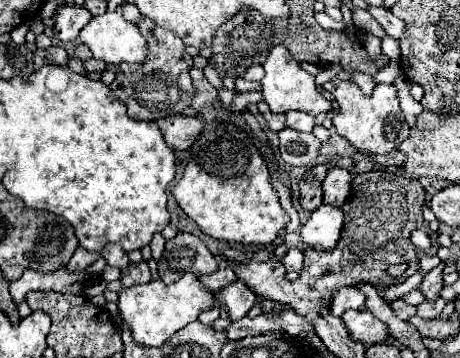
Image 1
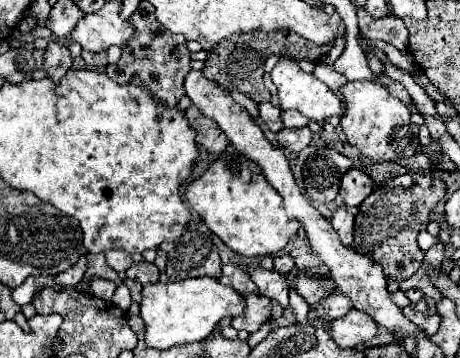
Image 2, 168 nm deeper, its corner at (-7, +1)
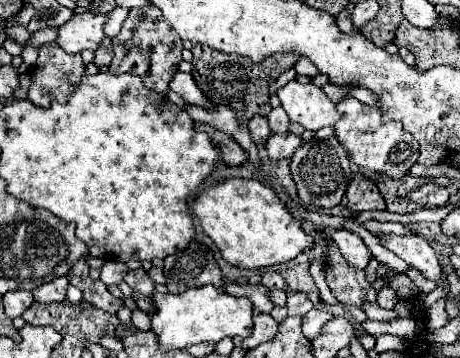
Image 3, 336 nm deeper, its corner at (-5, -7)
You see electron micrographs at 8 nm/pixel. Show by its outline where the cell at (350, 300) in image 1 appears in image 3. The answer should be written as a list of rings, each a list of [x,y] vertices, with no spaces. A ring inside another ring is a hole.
[[[313,308],[313,310],[309,310],[307,314],[305,314],[305,320],[303,320],[303,334],[309,334],[309,340],[313,340],[315,336],[319,336],[319,332],[321,332],[321,328],[323,328],[323,324],[327,322],[327,320],[331,320],[333,316],[329,314],[329,312],[325,312],[325,310],[317,310],[317,308]]]

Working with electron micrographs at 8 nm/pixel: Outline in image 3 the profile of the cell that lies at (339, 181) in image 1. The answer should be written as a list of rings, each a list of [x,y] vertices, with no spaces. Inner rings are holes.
[[[357,174],[347,188],[345,206],[355,214],[363,210],[385,210],[385,200],[373,180],[365,178],[363,174]]]

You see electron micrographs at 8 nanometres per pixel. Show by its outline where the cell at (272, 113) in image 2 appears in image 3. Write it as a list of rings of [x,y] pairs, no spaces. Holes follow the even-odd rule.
[[[253,116],[253,120],[249,120],[249,132],[251,132],[251,140],[261,146],[267,142],[267,138],[271,136],[271,130],[267,126],[267,120],[261,116]]]

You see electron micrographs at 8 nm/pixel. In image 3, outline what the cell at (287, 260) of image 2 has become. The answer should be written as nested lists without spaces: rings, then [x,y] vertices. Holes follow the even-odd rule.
[[[267,270],[267,272],[263,272],[261,284],[267,286],[267,288],[271,288],[271,290],[275,290],[275,288],[287,288],[285,278],[283,278],[279,272],[275,272],[275,270]]]

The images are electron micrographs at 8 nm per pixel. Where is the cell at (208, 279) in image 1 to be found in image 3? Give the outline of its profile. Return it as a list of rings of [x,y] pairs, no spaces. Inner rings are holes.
[[[225,284],[225,292],[235,294],[235,296],[245,296],[253,302],[253,306],[263,312],[269,314],[273,310],[273,302],[269,298],[269,288],[265,288],[263,284],[247,284],[247,286],[239,286],[239,284]]]

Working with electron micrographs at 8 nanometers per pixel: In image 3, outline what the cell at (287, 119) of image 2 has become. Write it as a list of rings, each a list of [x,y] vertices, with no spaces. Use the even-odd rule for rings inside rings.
[[[273,108],[271,114],[267,116],[267,122],[269,122],[269,128],[273,134],[287,132],[287,128],[289,128],[289,118],[287,118],[283,108]]]

